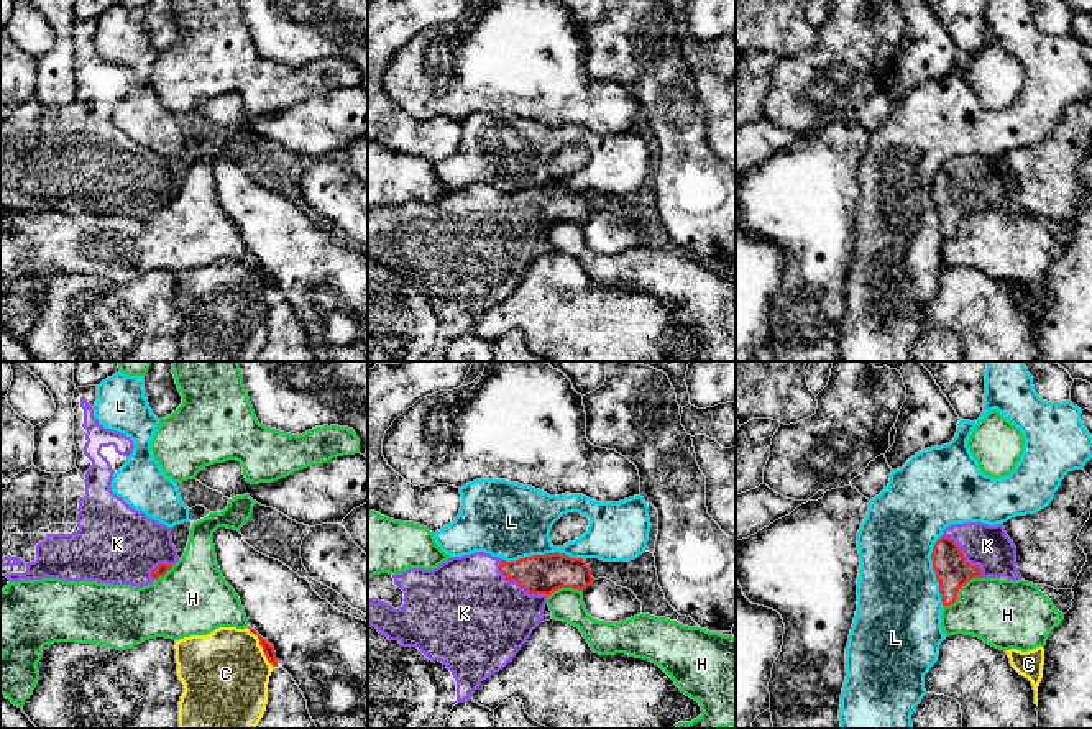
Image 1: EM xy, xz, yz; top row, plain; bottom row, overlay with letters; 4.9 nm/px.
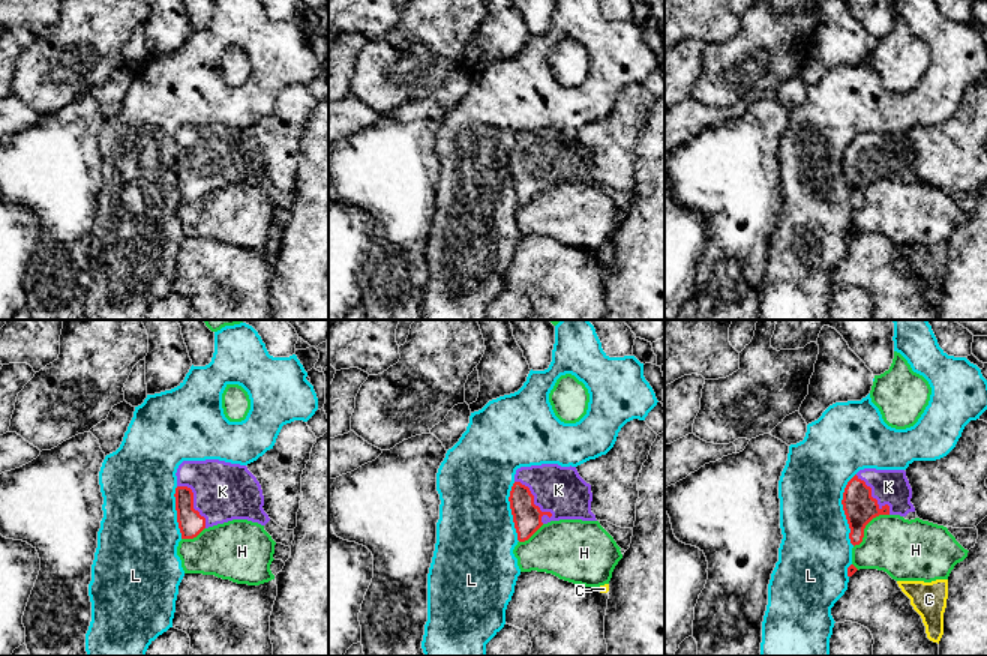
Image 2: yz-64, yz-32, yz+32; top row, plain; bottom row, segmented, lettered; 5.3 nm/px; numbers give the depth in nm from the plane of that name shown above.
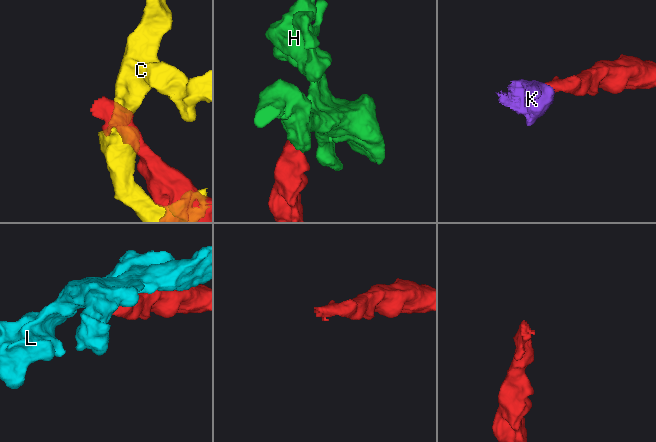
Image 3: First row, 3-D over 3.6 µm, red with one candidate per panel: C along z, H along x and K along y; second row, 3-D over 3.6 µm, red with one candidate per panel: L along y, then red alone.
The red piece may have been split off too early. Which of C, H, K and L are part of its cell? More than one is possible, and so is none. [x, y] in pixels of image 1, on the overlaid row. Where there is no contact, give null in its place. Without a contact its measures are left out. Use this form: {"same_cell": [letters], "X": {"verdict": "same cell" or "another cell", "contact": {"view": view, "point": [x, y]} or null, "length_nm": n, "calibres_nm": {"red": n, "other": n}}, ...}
{"same_cell": ["K"], "C": {"verdict": "another cell", "contact": {"view": "xy", "point": [261, 646]}, "length_nm": 240, "calibres_nm": {"red": 60, "other": 420}}, "H": {"verdict": "another cell", "contact": {"view": "yz", "point": [959, 588]}, "length_nm": 240, "calibres_nm": {"red": 170, "other": 340}}, "K": {"verdict": "same cell", "contact": {"view": "xz", "point": [518, 582]}, "length_nm": 300, "calibres_nm": {"red": 190, "other": 460}}, "L": {"verdict": "another cell", "contact": {"view": "xz", "point": [542, 555]}, "length_nm": 400, "calibres_nm": {"red": 190, "other": 380}}}

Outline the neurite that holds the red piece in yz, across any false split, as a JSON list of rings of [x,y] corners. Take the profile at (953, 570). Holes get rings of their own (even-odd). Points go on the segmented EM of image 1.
[[[952,524],[936,540],[931,560],[943,606],[954,604],[959,589],[972,578],[1021,580],[1016,547],[1003,524]]]

